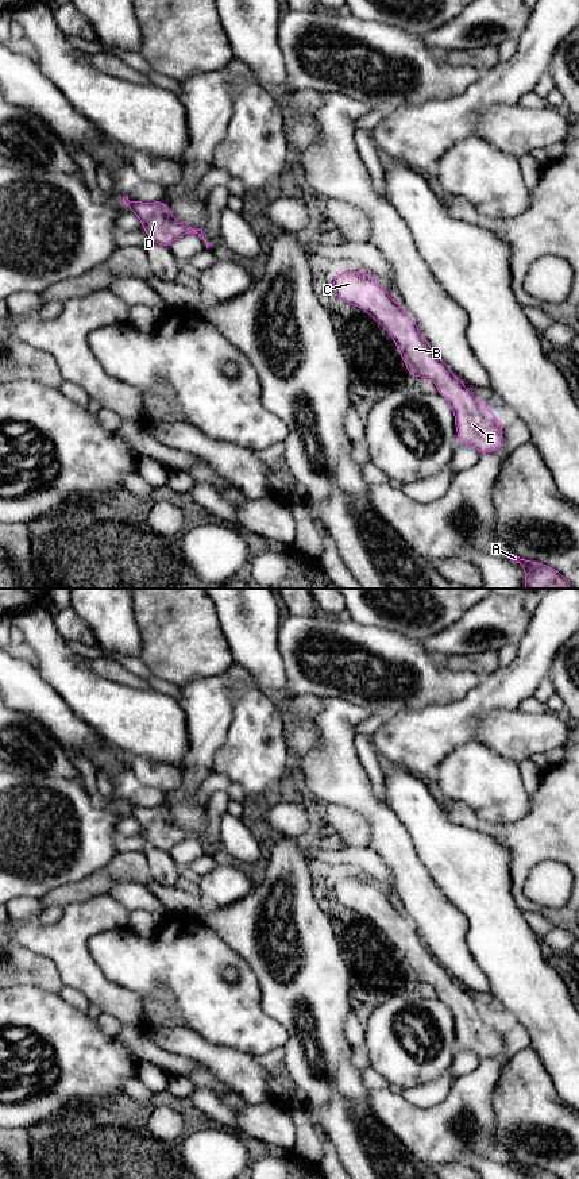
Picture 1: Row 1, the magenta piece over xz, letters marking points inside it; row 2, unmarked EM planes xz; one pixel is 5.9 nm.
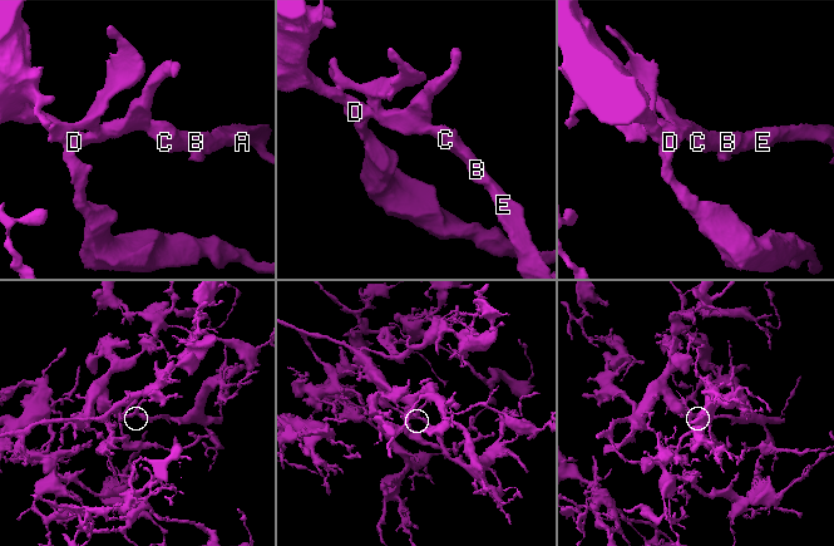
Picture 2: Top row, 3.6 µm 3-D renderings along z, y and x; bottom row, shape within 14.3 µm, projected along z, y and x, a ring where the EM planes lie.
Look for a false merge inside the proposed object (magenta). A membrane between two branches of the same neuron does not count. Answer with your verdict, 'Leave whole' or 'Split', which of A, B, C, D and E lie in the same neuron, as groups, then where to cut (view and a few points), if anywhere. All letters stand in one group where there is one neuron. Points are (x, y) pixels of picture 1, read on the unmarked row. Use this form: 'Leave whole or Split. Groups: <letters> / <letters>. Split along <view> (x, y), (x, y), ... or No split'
Leave whole. Groups: A B C D E. No split

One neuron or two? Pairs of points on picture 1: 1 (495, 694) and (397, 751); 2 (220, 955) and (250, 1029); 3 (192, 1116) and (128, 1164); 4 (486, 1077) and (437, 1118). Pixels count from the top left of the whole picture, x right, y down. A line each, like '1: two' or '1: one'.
1: one
2: one
3: one
4: one

